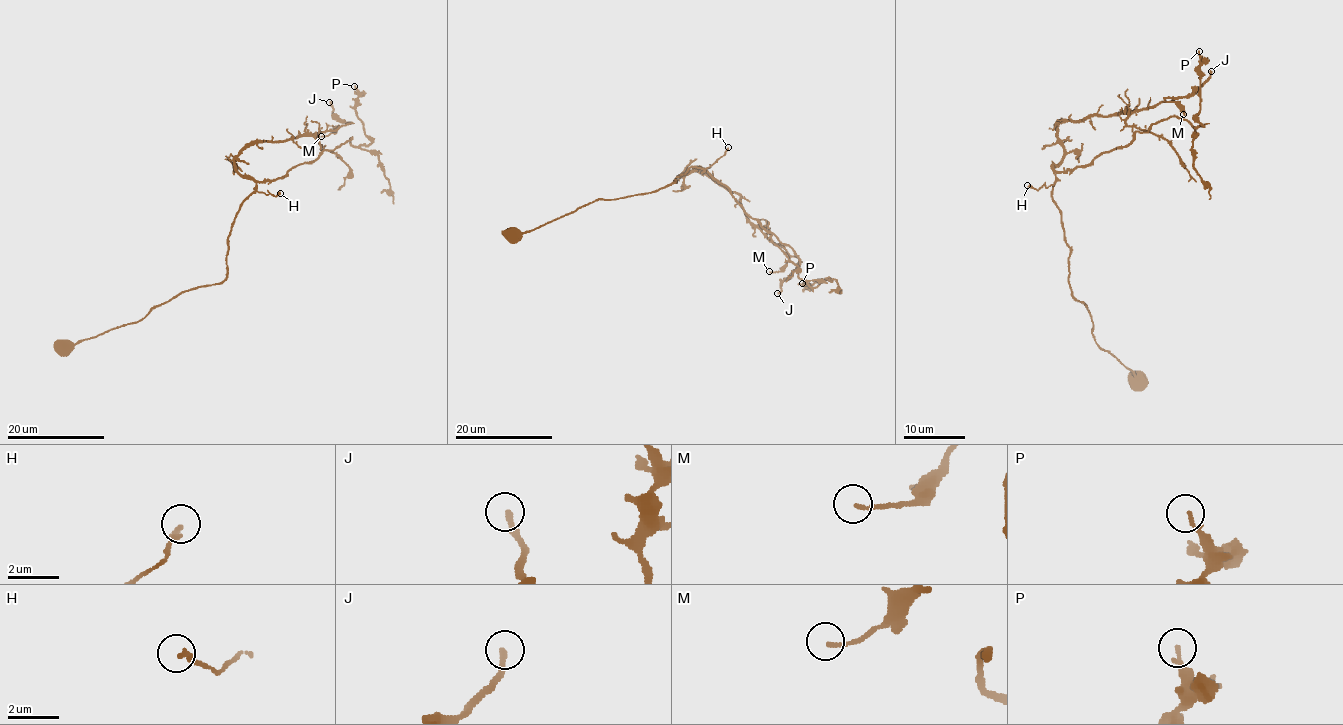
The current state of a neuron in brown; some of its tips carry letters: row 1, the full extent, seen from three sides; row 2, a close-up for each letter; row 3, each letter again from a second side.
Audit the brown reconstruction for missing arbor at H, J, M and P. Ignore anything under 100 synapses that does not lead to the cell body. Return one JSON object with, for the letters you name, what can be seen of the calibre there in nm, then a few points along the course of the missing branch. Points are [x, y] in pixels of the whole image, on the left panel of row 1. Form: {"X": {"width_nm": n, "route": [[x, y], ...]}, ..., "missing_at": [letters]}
{"missing_at": []}

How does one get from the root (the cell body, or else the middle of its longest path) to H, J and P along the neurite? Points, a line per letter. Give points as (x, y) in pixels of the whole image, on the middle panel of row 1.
H: (688, 169), (712, 166), (728, 147)
J: (688, 169), (707, 170), (747, 214), (767, 231), (769, 227), (762, 231), (771, 241), (798, 259), (777, 293)
P: (688, 169), (707, 170), (747, 214), (788, 246), (799, 259), (798, 276), (811, 287), (819, 283), (802, 283)

